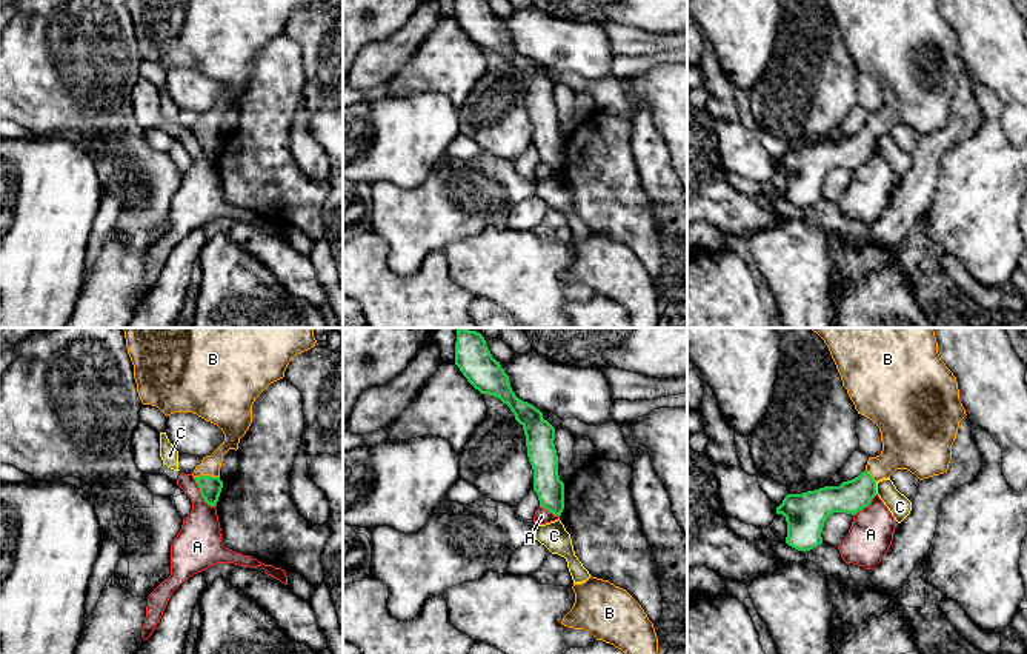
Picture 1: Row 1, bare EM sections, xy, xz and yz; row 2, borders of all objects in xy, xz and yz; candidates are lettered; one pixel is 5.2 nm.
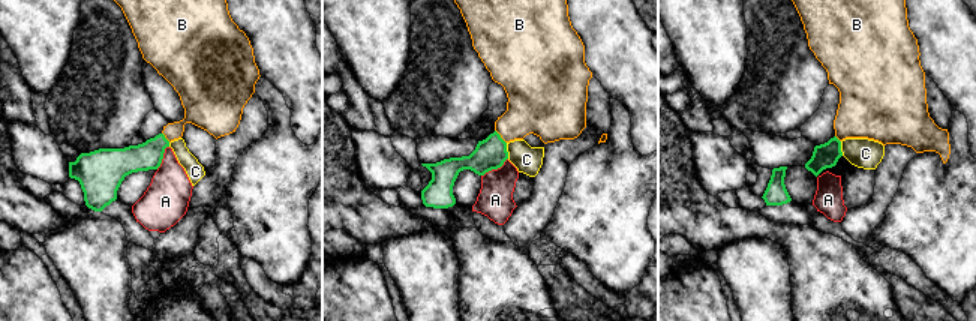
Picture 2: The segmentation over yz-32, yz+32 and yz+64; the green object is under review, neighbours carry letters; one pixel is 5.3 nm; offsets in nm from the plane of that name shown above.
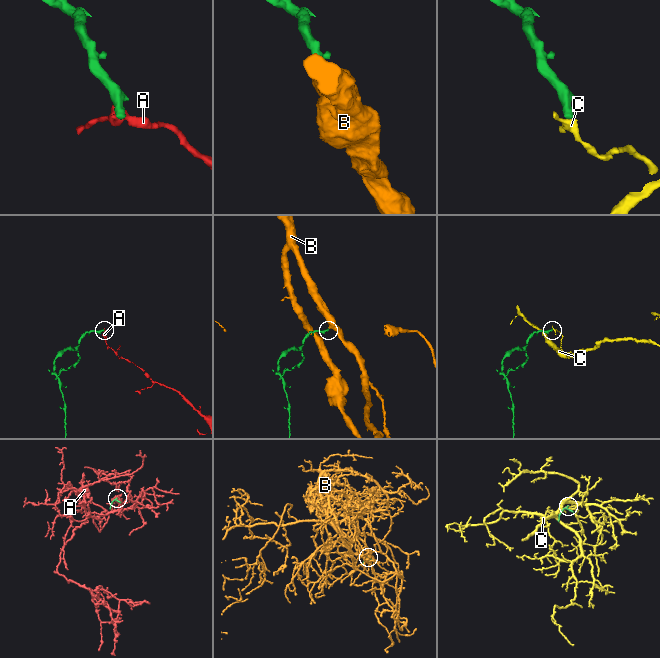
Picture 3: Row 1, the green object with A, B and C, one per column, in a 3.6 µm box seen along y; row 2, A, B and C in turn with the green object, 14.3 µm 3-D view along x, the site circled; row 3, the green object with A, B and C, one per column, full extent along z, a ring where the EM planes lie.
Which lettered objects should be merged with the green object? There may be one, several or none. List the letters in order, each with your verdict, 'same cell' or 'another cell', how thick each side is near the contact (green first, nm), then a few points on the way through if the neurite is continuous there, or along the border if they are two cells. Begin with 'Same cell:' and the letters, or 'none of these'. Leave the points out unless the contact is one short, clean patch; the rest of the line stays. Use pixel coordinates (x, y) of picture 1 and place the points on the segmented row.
Same cell: B
A: another cell; 110 nm thick on the green side, 240 nm on the other; border along xy (194, 479), (200, 496), (214, 507)
B: same cell; 110 nm thick on the green side, 100 nm on the other; runs through xy (209, 487), (206, 476), (209, 465)
C: another cell; 170 nm thick on the green side, 120 nm on the other; border along yz (875, 482), (877, 493)

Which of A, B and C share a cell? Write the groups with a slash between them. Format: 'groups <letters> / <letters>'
groups A / B / C

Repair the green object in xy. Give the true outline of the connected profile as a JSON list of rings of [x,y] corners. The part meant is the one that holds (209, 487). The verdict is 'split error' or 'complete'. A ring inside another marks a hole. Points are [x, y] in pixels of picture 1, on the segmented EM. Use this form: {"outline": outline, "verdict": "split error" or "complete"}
{"outline": [[[123,328],[128,354],[134,365],[137,392],[143,405],[157,406],[166,417],[192,412],[217,425],[224,442],[203,457],[192,475],[201,497],[217,506],[223,482],[220,468],[229,449],[238,449],[240,439],[252,423],[255,399],[284,377],[289,362],[315,346],[314,328]]], "verdict": "split error"}

